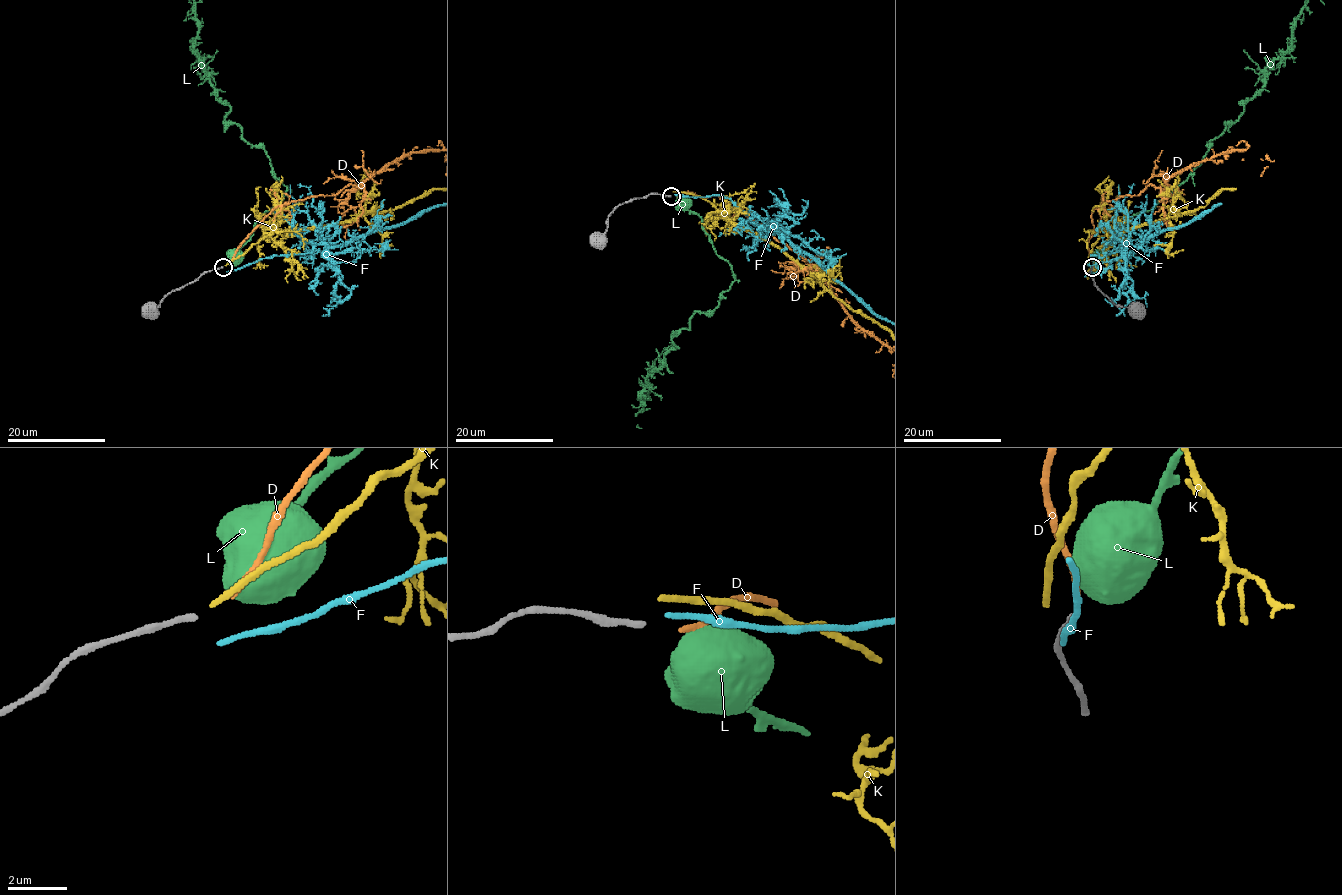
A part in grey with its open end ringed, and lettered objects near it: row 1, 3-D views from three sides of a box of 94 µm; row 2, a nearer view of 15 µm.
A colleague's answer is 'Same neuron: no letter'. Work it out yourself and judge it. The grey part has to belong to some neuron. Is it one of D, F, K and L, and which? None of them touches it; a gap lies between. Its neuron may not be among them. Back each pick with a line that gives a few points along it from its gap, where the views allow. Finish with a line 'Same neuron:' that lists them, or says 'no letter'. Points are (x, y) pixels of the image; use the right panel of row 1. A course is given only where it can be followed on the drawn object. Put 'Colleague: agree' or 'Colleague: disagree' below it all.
Same neuron: D
Colleague: disagree

